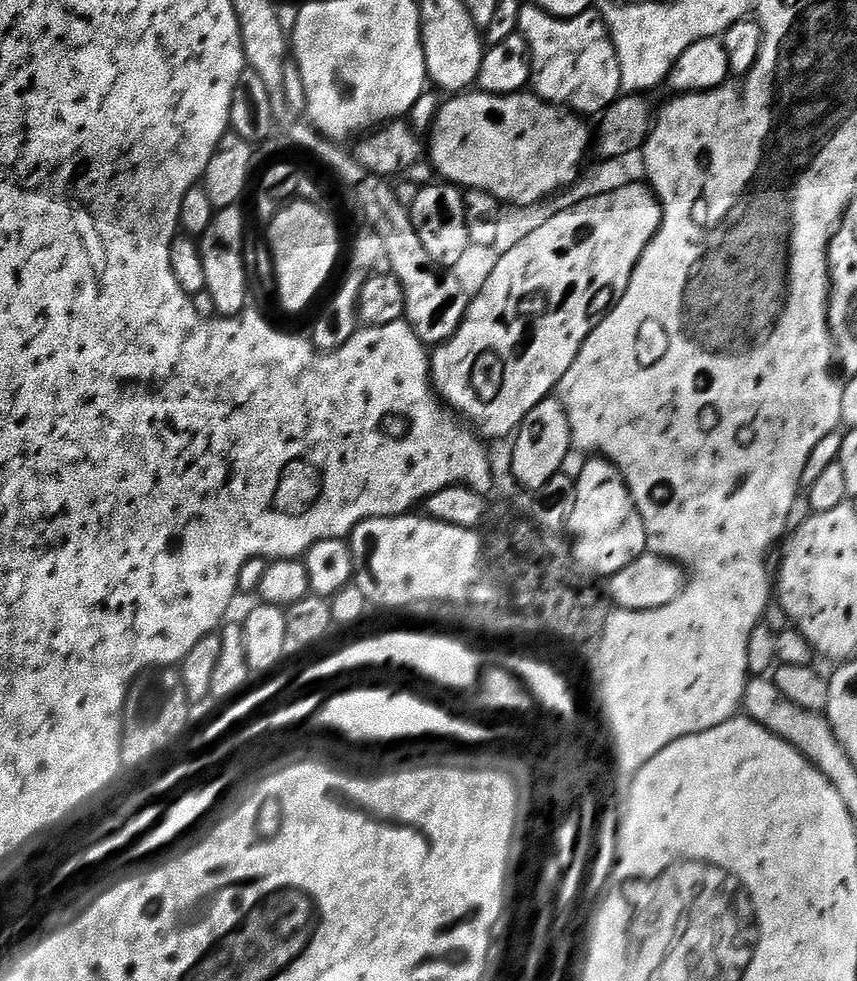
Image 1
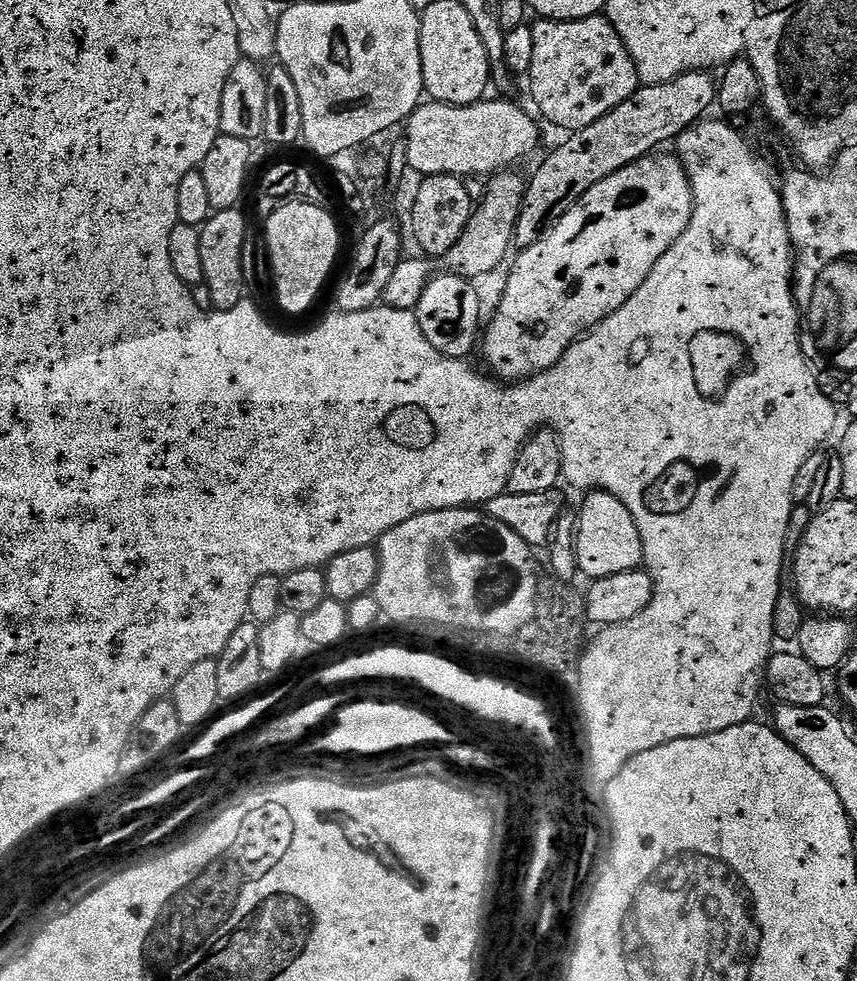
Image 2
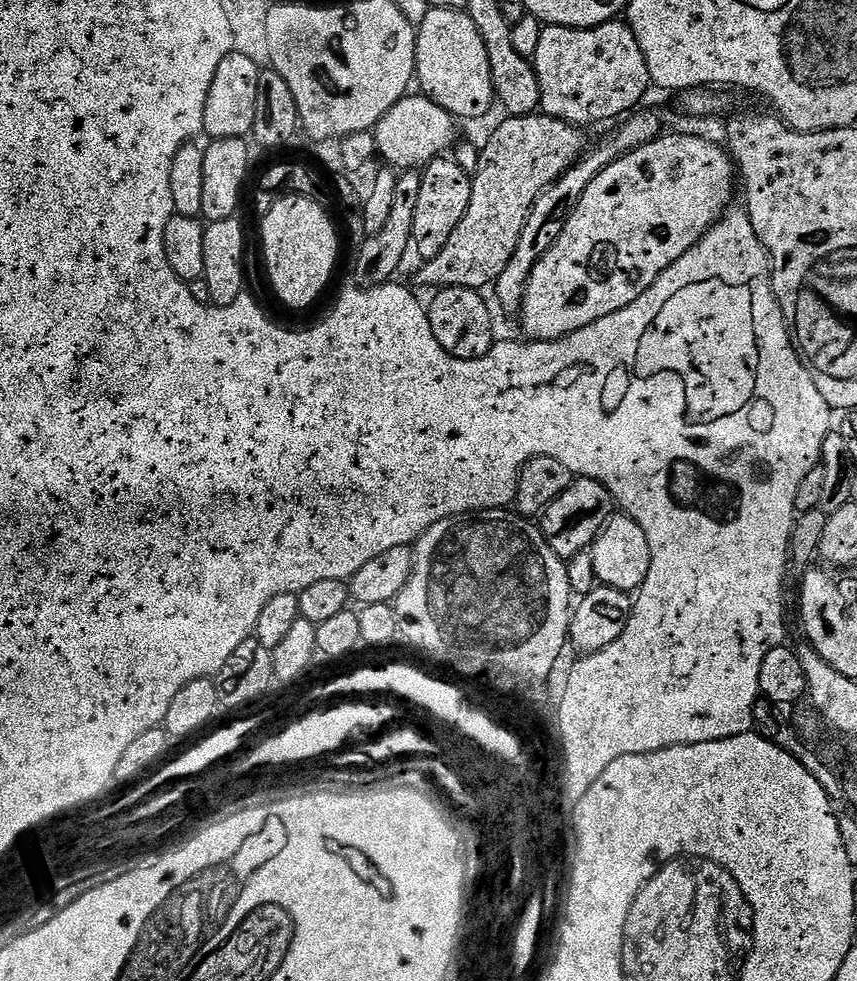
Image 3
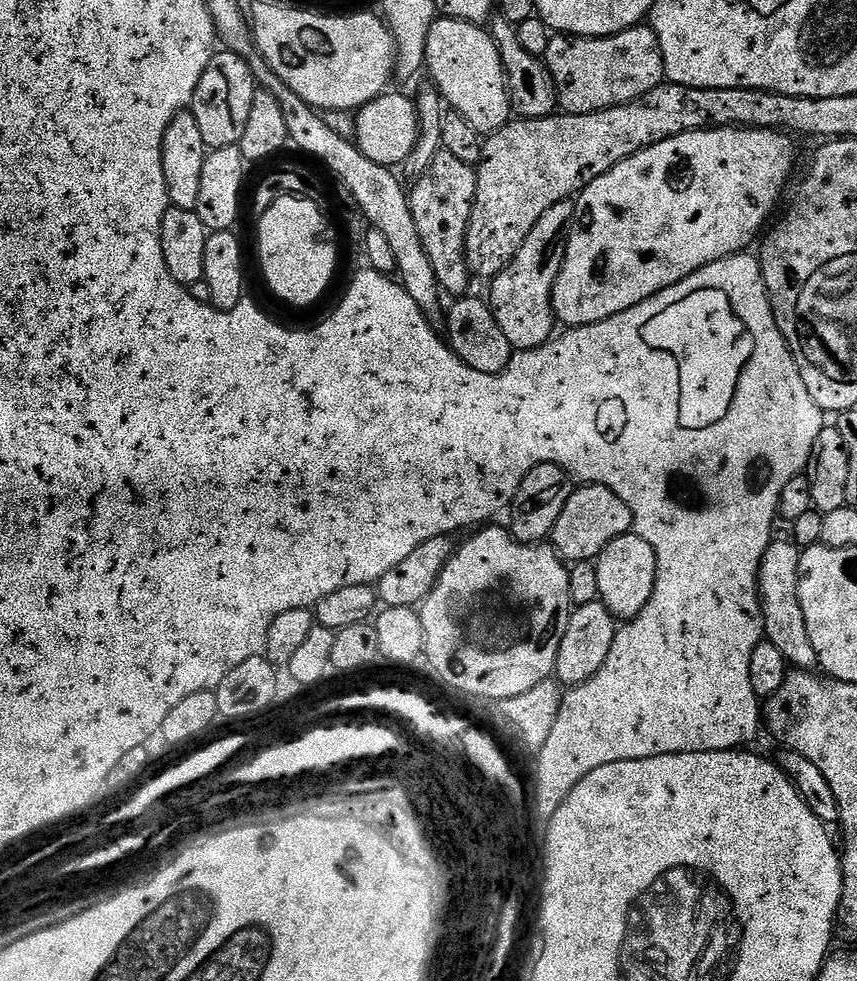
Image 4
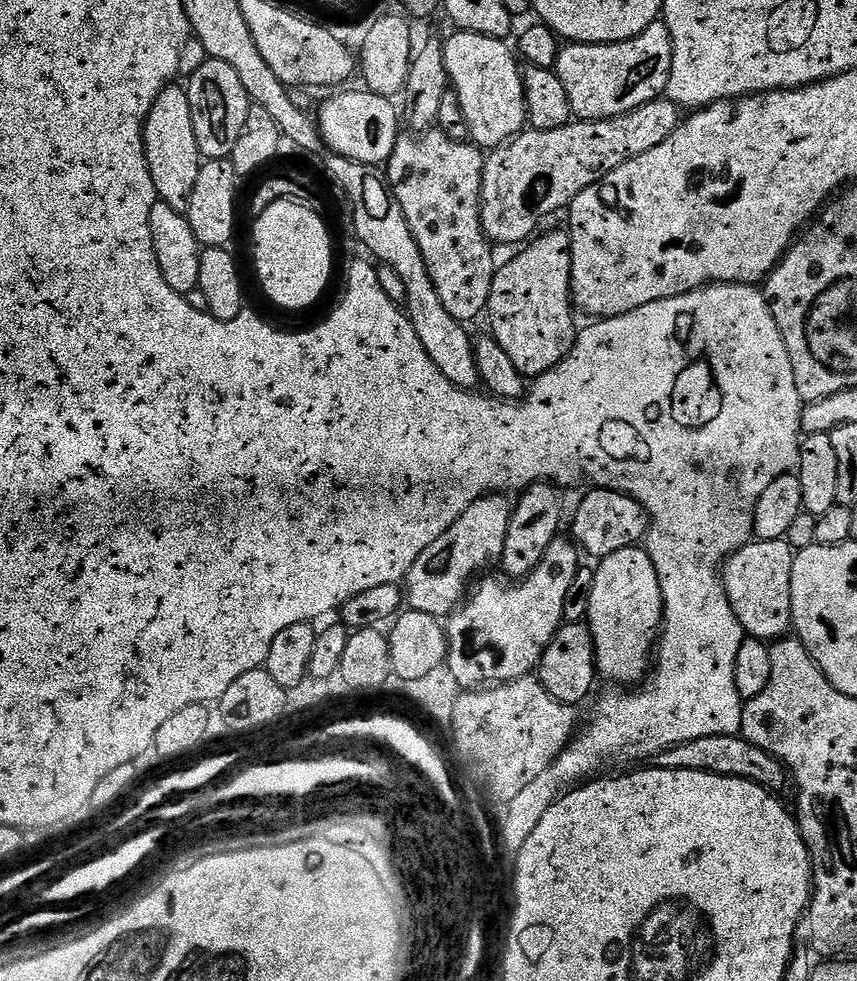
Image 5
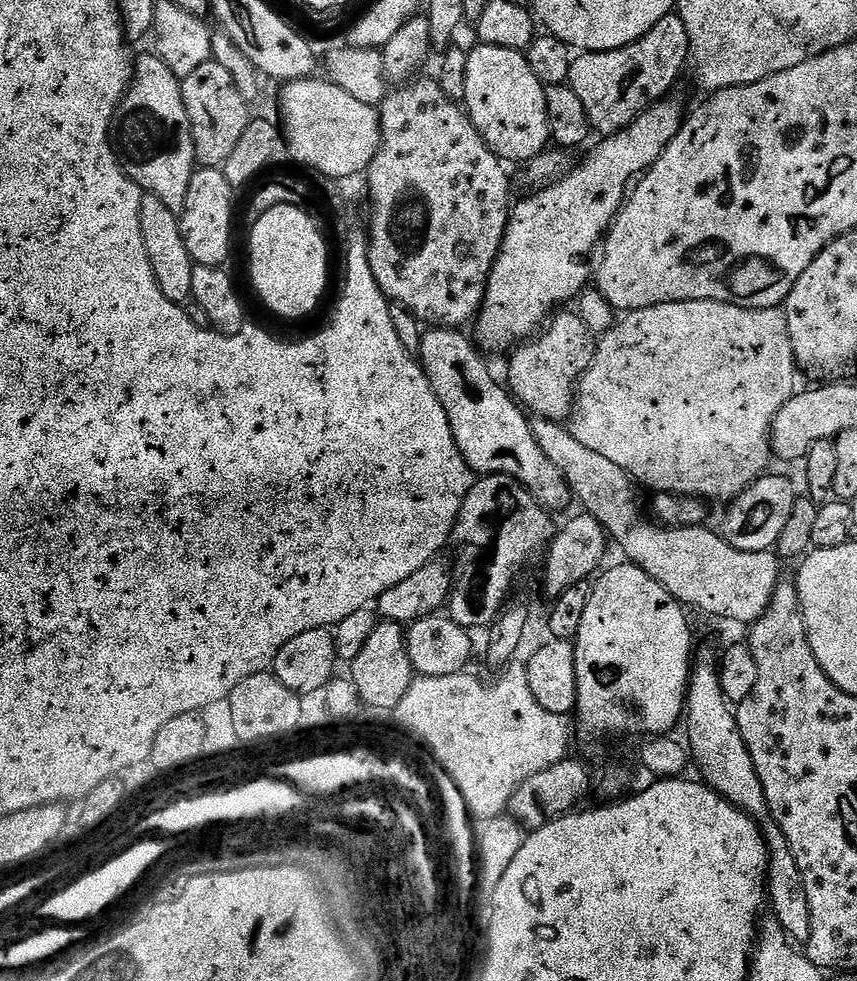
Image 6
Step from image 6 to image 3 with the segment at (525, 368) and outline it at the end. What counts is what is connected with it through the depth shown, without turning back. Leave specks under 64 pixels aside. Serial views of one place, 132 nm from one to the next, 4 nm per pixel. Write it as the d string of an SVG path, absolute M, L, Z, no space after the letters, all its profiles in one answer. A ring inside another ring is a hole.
M633 111L621 123L625 124L617 132L610 133L597 148L589 147L584 155L576 161L576 165L570 170L566 170L566 174L562 174L562 178L554 181L534 202L534 206L530 210L530 218L526 218L526 226L518 238L518 250L514 250L514 258L510 258L510 262L506 262L506 270L502 270L502 274L496 279L494 285L496 300L506 311L512 312L512 314L519 313L520 304L524 300L526 282L530 278L534 266L548 253L550 246L554 246L558 234L562 234L574 206L578 206L582 194L586 194L586 186L590 186L590 182L594 182L594 178L598 178L598 174L602 174L602 170L606 170L606 166L613 164L619 156L646 146L661 135L659 114L640 111Z

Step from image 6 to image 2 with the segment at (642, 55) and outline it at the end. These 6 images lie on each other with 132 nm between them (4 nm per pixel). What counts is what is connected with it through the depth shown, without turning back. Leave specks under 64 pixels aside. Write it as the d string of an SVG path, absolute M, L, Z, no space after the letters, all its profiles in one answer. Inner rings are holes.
M601 14L582 18L581 20L545 20L537 19L531 25L534 34L534 62L530 62L530 70L526 80L532 87L532 100L536 108L552 124L565 128L571 134L598 122L610 110L614 110L634 95L641 87L640 75L614 26L607 15Z

